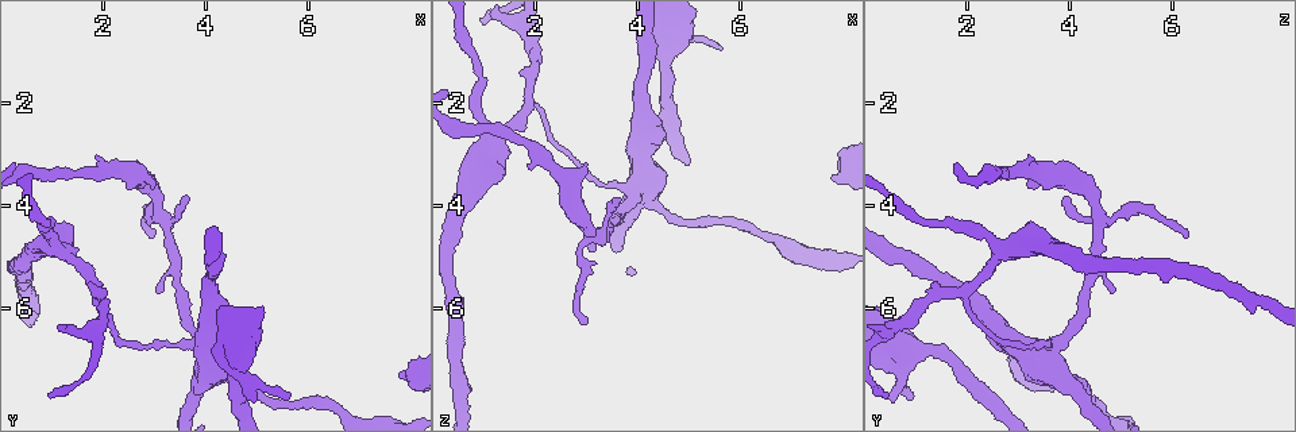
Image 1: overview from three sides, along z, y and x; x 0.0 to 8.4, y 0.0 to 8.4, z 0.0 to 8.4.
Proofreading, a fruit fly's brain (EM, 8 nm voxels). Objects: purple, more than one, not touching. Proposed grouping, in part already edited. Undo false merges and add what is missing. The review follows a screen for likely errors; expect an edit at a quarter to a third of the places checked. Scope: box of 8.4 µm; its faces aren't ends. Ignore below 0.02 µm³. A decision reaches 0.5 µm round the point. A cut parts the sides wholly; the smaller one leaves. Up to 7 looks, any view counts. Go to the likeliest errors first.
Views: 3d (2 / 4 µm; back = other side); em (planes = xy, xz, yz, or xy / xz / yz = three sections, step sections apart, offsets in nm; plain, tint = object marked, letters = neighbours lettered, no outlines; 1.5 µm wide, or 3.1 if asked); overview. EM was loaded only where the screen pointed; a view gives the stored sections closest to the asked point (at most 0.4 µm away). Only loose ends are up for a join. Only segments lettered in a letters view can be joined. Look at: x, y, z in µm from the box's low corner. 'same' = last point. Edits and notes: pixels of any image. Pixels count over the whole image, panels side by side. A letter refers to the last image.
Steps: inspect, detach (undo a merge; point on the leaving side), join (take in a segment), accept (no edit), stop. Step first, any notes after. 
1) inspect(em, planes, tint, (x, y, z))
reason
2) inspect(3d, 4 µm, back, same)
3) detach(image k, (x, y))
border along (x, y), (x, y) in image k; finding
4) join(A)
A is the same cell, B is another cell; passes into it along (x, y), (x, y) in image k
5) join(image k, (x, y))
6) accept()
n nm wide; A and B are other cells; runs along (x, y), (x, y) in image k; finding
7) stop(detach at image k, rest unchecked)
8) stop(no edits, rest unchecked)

inspect(em, planes, tint, (7.80, 7.15, 3.45))
end of a long branch

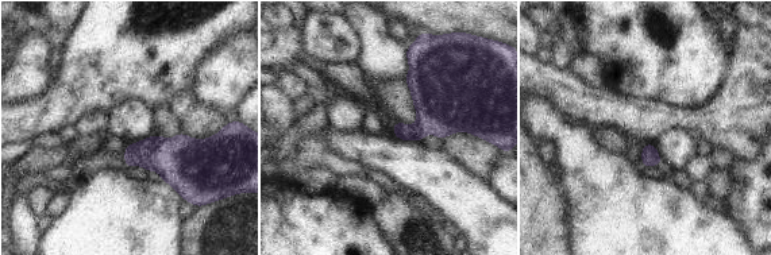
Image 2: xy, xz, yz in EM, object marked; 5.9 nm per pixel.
inspect(em, planes, letters, same)
what lies round it

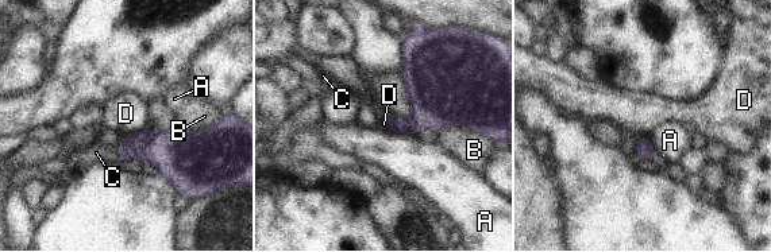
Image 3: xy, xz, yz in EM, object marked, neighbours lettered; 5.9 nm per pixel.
join(C)
C is the same cell, A, B and D are other cells; the neuron continues

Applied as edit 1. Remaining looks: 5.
inspect(3d, 4 µm, (5.65, 7.75, 0.95))
branch stops here

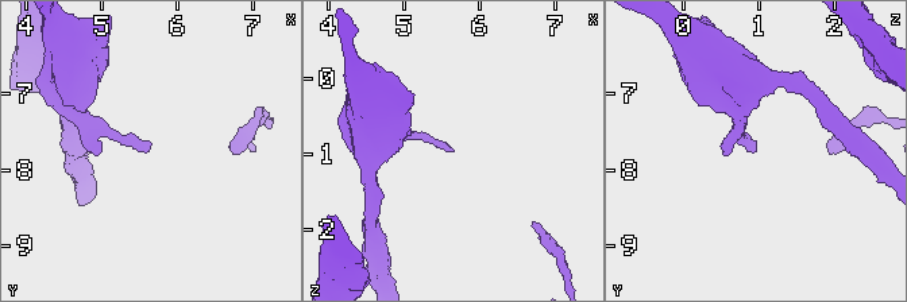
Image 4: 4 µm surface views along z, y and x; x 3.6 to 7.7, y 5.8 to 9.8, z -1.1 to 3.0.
inspect(em, planes, letters, (5.65, 7.80, 0.95))
need the tissue

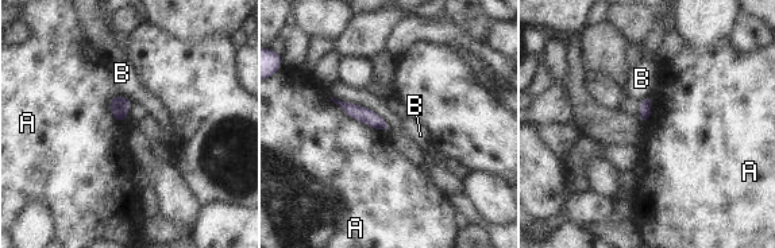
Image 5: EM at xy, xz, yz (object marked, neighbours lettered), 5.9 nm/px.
accept()
A touches over 340 nm; A and B are other cells; runs along (344, 105), (384, 126) in image 5; none of them fits

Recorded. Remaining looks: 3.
stop(join at image 3, rest unchecked)

